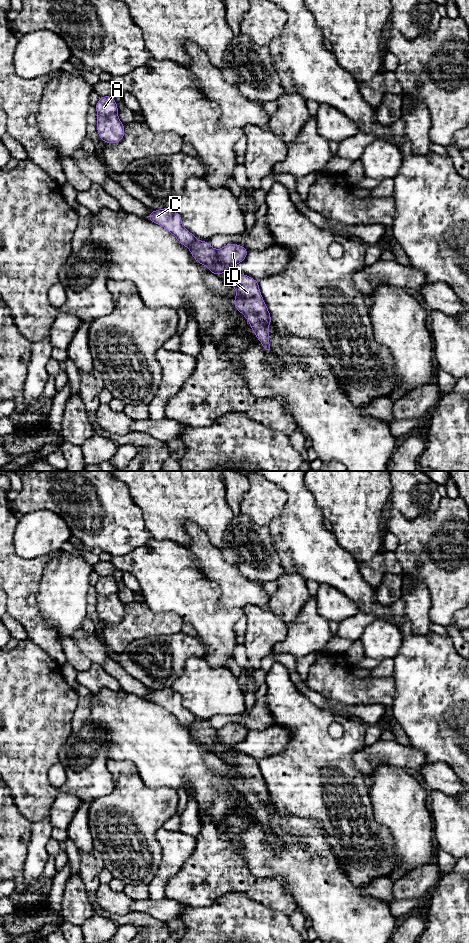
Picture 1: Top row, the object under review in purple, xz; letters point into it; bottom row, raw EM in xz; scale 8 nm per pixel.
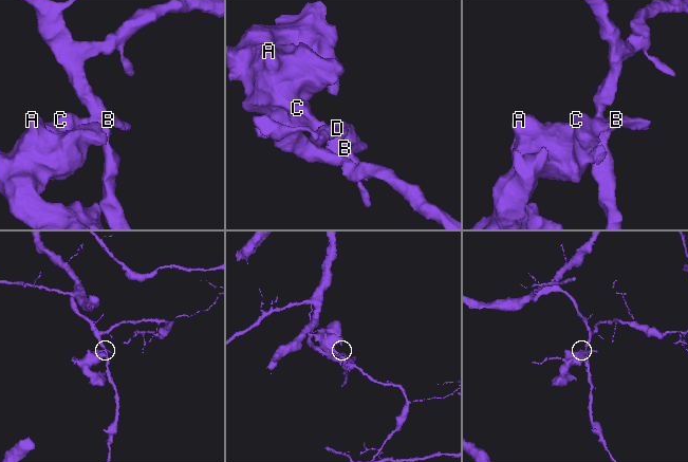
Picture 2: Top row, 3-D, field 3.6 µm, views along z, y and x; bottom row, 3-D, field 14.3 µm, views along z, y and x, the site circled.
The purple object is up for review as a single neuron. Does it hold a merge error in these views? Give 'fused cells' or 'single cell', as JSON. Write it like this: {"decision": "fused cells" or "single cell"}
{"decision": "fused cells"}

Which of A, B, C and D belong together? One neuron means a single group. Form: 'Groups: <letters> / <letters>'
Groups: A B C / D

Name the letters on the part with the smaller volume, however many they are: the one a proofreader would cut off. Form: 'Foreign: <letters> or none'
Foreign: A, B, C

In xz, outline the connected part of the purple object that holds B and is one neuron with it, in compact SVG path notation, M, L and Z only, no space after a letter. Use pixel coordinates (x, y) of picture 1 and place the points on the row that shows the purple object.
M171 207L153 210L147 219L164 227L175 236L180 244L190 250L192 257L211 273L219 276L229 272L232 275L232 280L225 283L236 289L237 296L233 299L235 308L245 316L262 346L270 350L269 333L272 330L269 330L267 325L273 323L259 289L259 281L237 272L234 266L222 264L217 250L210 245L209 241L198 241L190 231L182 226L182 216L174 212Z

